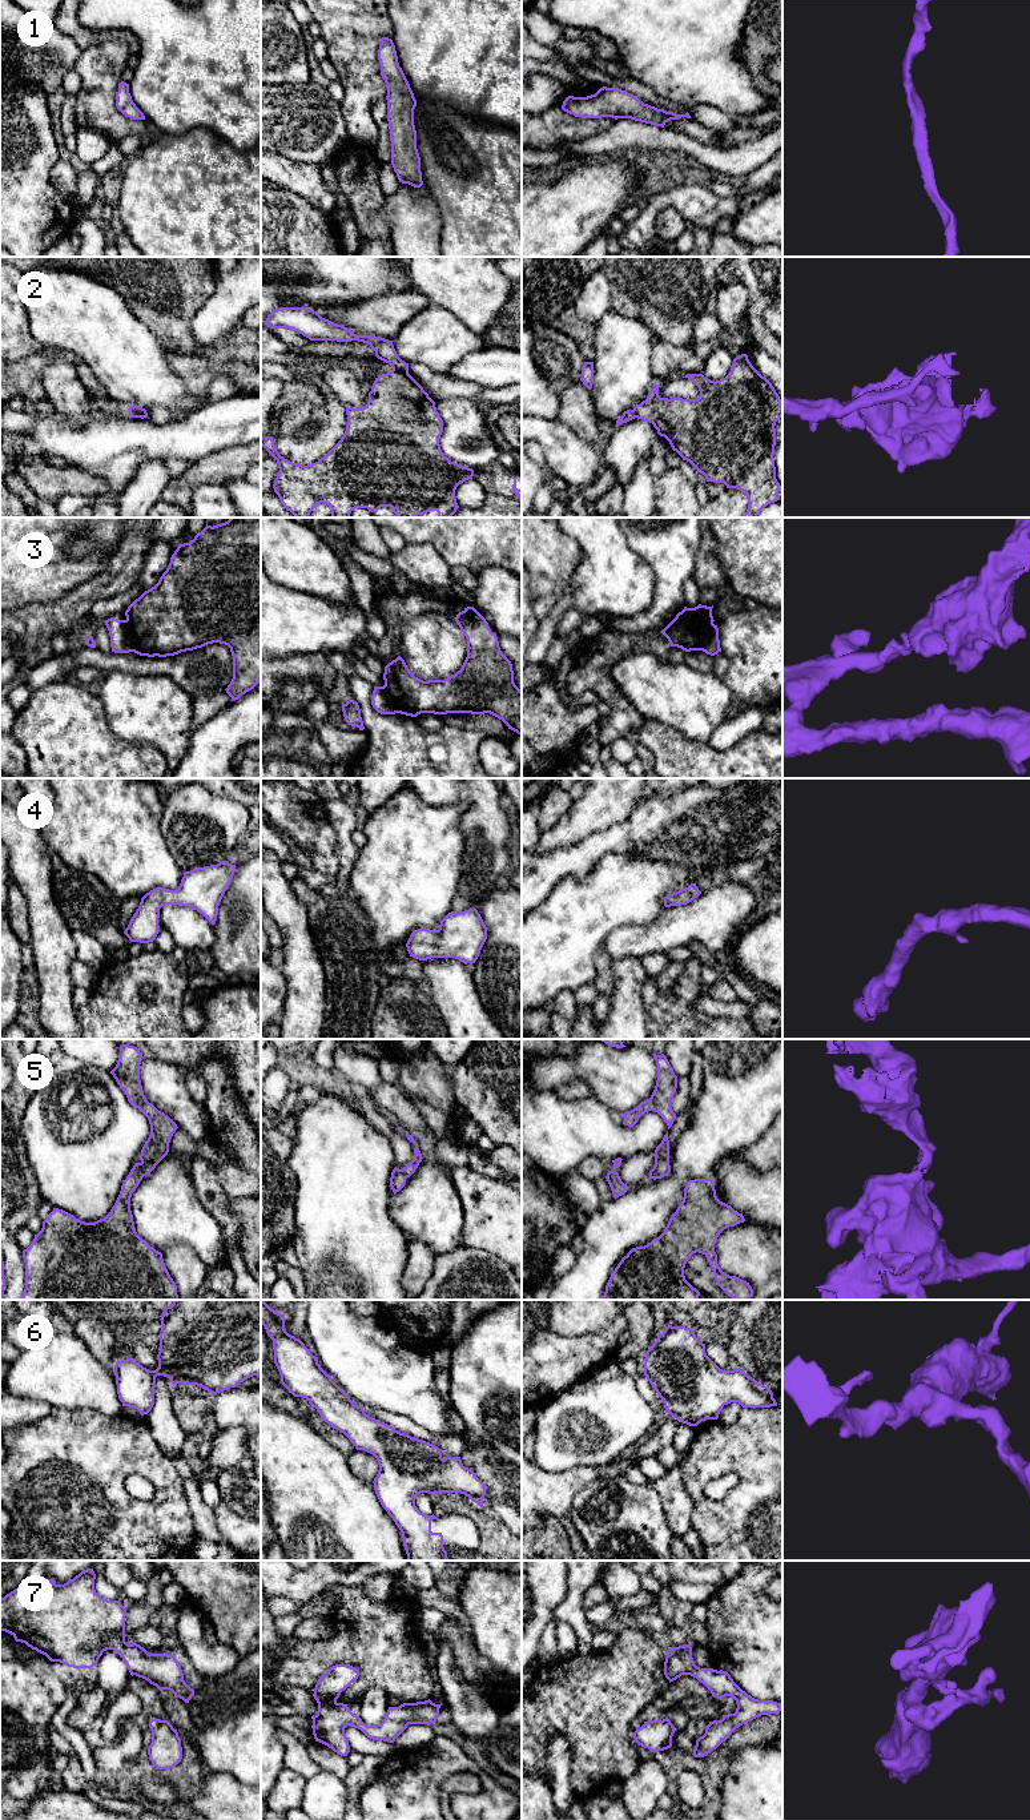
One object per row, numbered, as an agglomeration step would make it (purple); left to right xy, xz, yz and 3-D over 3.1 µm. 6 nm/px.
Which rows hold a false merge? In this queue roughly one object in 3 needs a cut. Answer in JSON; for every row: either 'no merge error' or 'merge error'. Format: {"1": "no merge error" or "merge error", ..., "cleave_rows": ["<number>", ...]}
{"1": "no merge error", "2": "merge error", "3": "merge error", "4": "no merge error", "5": "no merge error", "6": "no merge error", "7": "no merge error", "cleave_rows": ["2", "3"]}

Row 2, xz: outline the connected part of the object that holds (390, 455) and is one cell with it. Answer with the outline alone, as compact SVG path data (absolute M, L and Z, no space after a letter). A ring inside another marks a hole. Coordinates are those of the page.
M393 369L375 378L369 402L365 407L346 407L347 423L341 440L318 462L302 466L293 463L275 448L273 436L261 436L261 446L277 460L278 475L273 488L283 507L295 518L307 518L321 503L331 508L330 518L350 518L355 508L378 511L391 507L398 518L417 518L436 511L438 518L451 518L459 508L455 499L456 487L474 476L474 470L451 462L440 450L439 439L443 420L435 402L423 387L409 374Z

